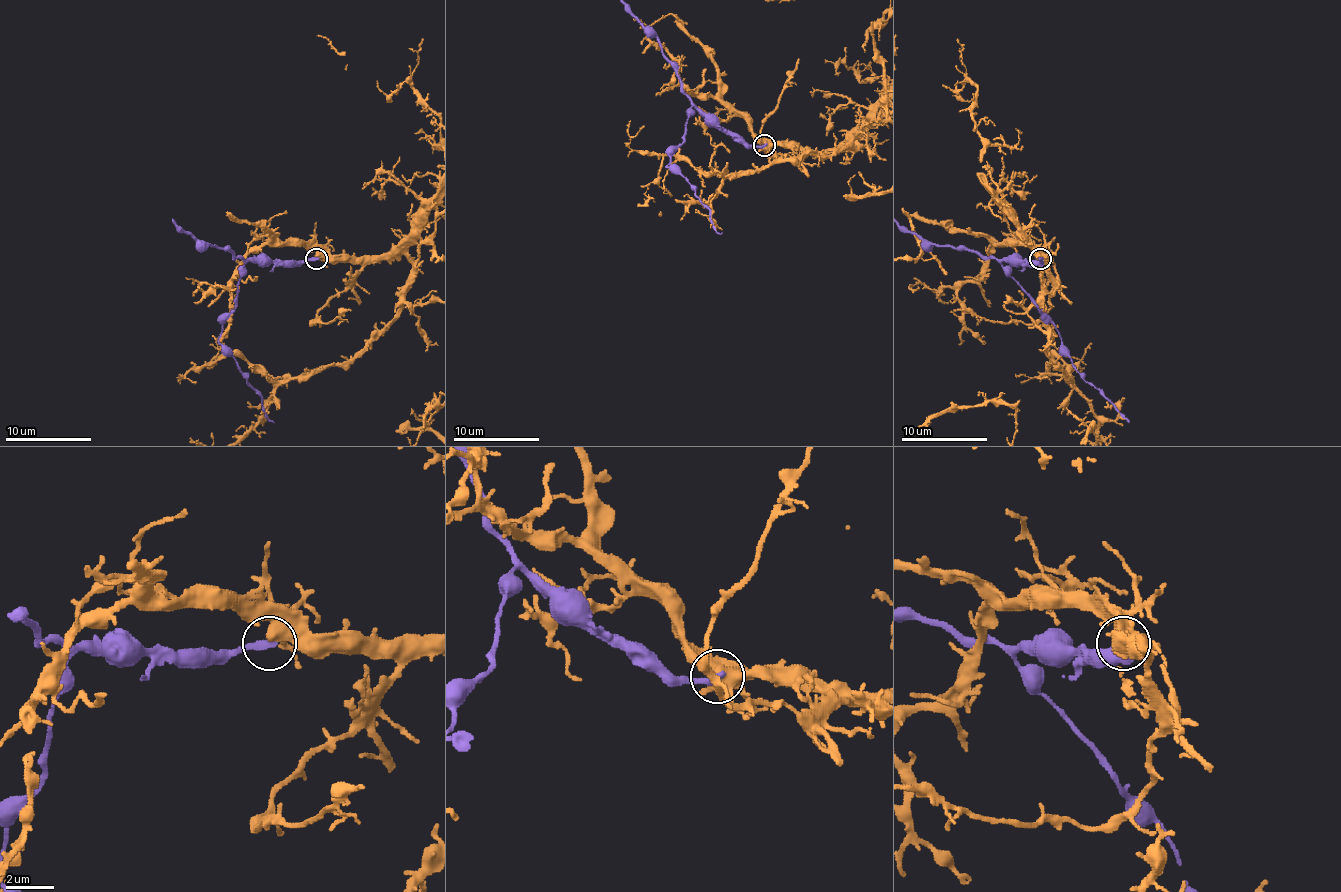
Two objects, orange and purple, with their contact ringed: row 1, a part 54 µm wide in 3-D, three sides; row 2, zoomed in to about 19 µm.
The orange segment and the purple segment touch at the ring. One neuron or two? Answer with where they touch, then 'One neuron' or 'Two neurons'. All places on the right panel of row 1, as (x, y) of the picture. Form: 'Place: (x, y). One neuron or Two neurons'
Place: (1040, 258). Two neurons

